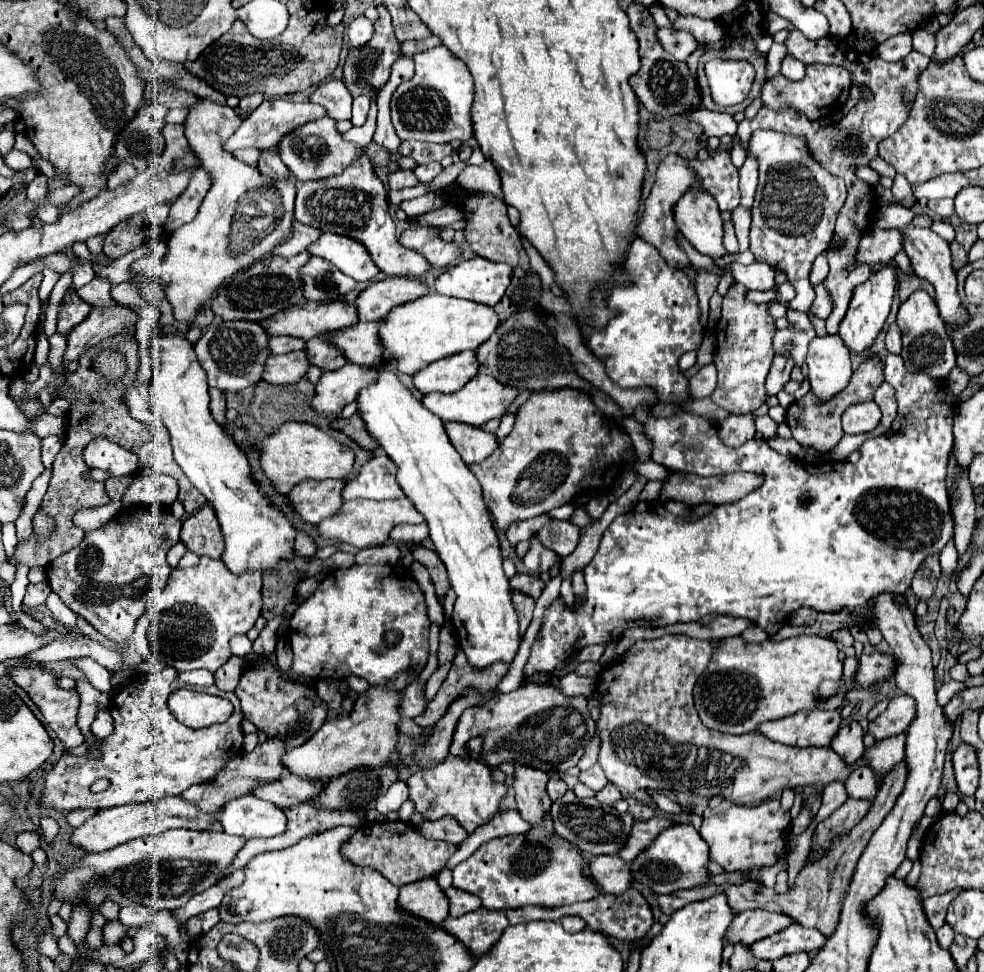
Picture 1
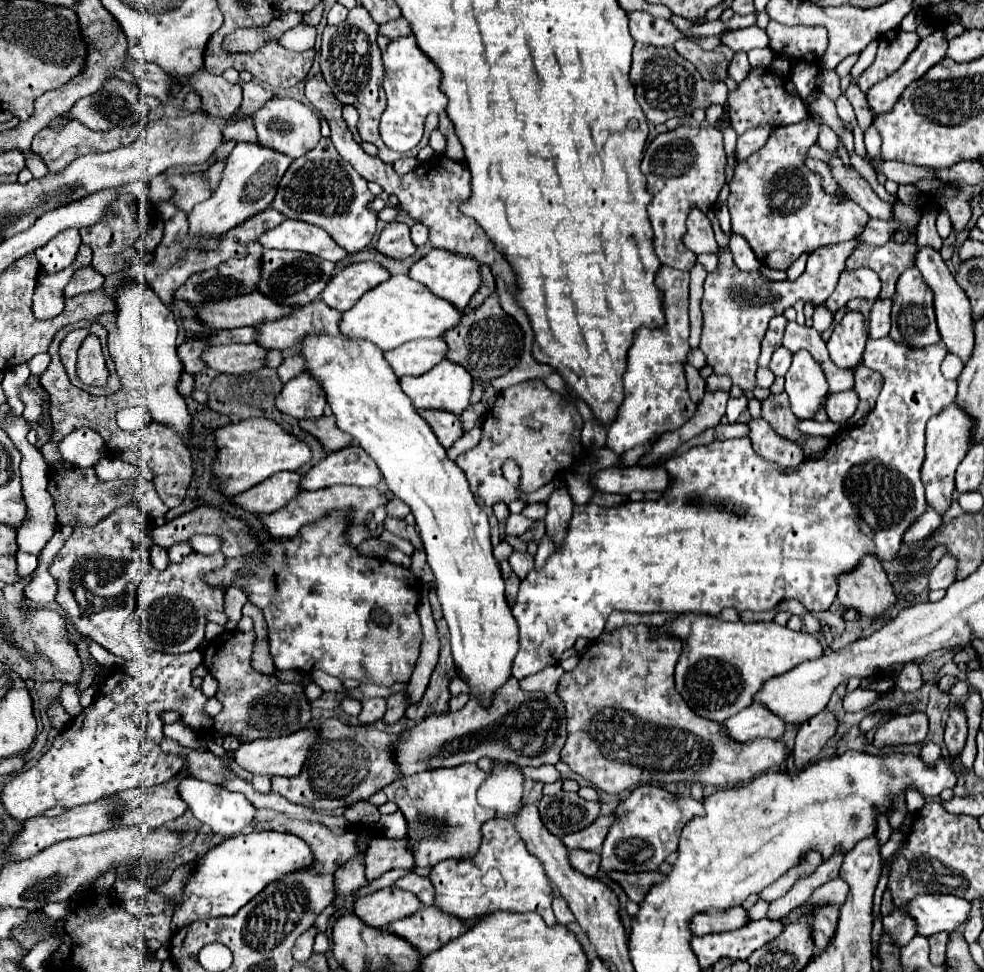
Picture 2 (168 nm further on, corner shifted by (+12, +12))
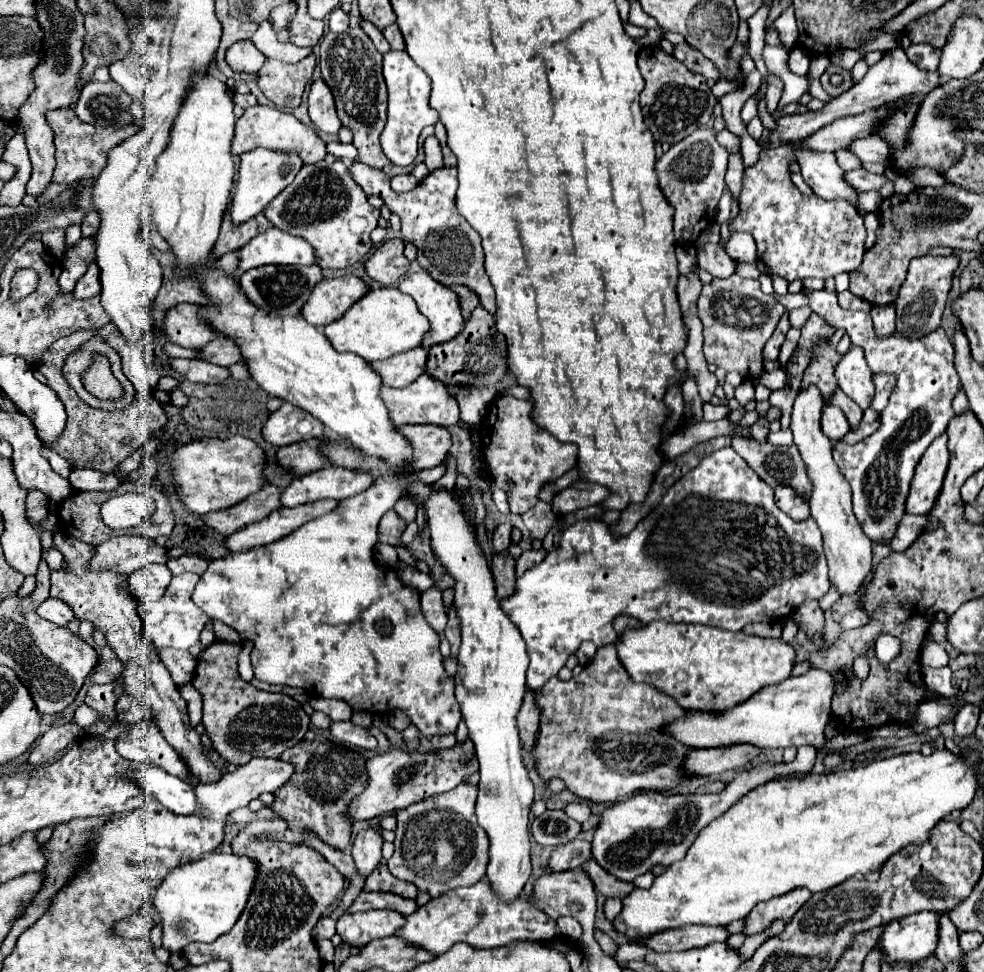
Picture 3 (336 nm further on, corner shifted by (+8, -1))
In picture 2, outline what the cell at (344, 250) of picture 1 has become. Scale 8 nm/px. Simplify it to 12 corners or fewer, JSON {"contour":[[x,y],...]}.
{"contour":[[286,219],[262,235],[268,249],[294,249],[332,263],[348,251],[324,229]]}

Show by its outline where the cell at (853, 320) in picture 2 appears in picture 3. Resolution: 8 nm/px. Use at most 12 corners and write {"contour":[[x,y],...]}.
{"contour":[[850,346],[836,378],[840,390],[866,410],[874,398],[862,348]]}

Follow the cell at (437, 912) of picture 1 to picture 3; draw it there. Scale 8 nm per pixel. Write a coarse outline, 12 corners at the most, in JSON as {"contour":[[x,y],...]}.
{"contour":[[388,910],[344,914],[338,936],[362,948],[386,938],[404,924]]}

